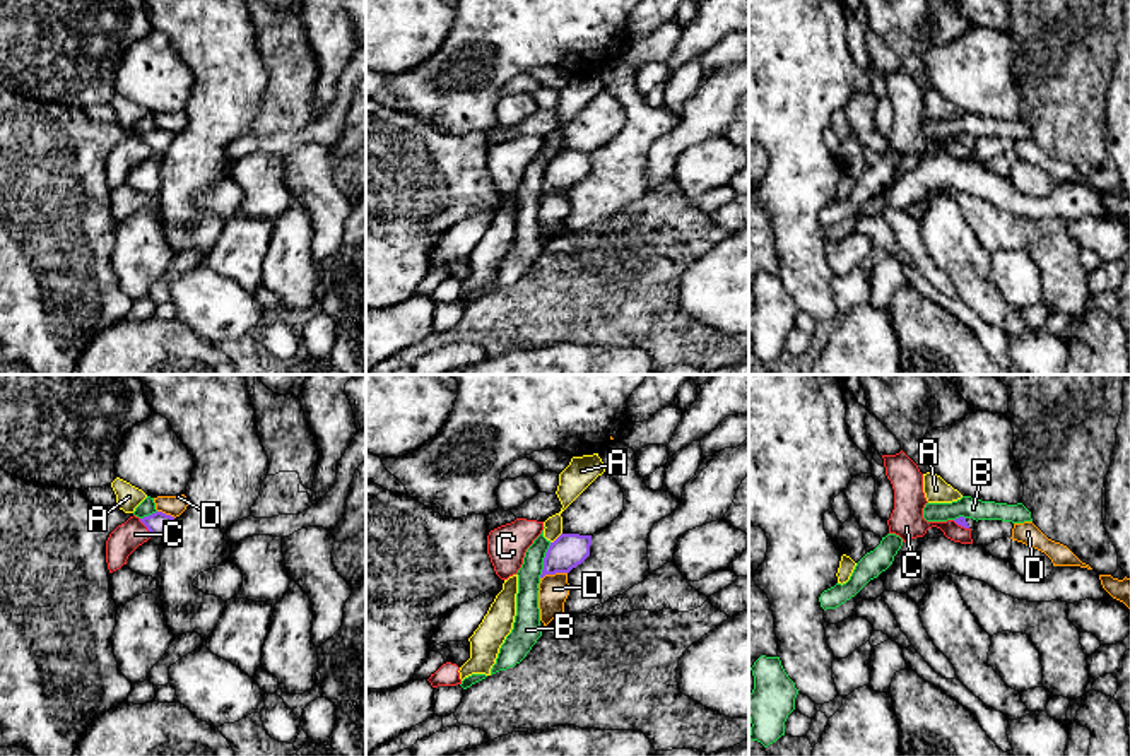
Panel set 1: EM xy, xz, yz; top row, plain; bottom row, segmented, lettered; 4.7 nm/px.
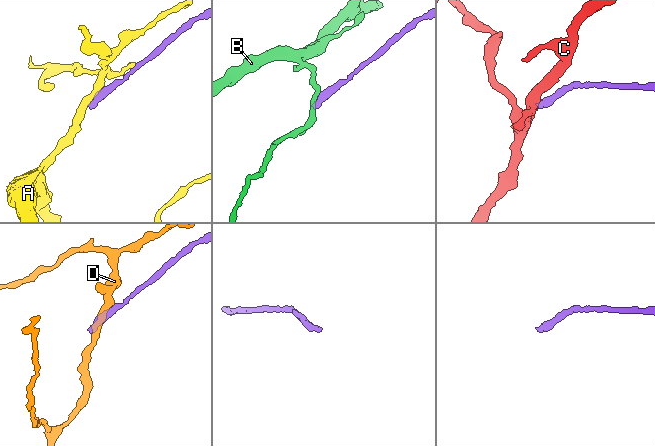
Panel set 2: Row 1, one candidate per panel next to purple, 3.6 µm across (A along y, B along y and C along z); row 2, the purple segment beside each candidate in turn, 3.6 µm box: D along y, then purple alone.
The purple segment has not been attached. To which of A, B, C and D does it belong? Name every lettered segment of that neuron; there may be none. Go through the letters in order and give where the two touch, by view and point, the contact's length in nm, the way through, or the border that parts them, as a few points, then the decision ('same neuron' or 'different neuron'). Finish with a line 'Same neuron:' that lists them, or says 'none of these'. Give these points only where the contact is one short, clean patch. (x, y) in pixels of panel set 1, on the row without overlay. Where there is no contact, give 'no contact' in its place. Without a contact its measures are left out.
A: contact xz (558, 154); length 80 nm; border xz (561, 149), (551, 159); different neuron
B: contact xz (544, 177); length 180 nm; border xz (551, 159), (539, 194); different neuron
C: contact xy (146, 142); length 100 nm; border xy (139, 135), (153, 151); different neuron
D: contact xz (553, 190); length 130 nm; different neuron
Same neuron: none of these

